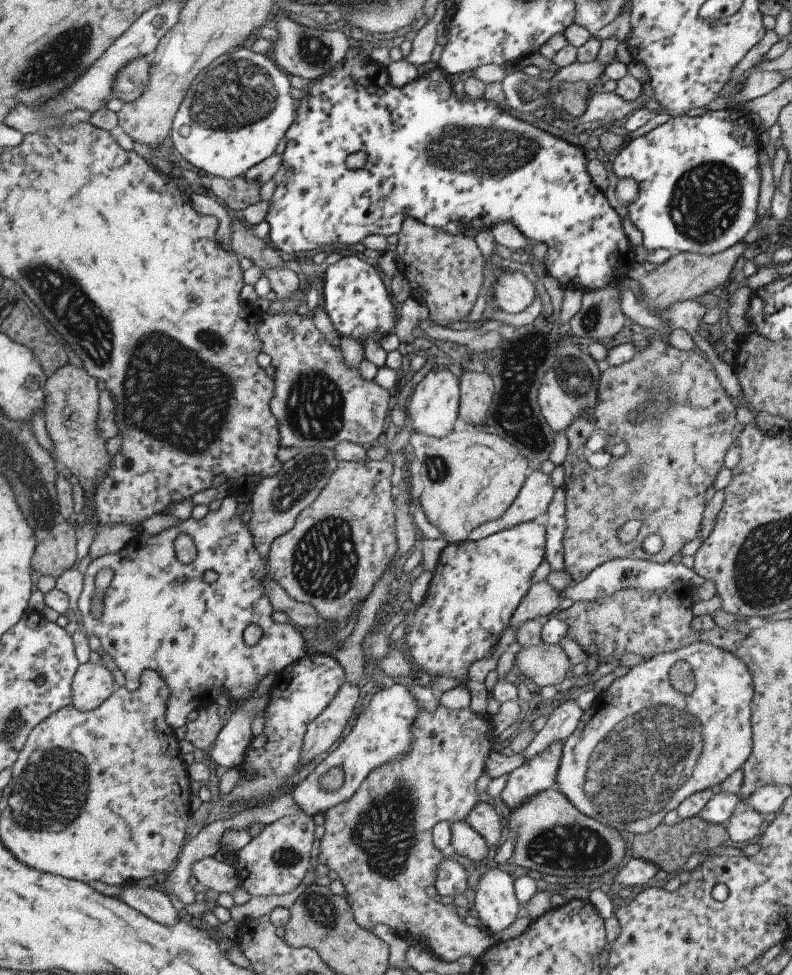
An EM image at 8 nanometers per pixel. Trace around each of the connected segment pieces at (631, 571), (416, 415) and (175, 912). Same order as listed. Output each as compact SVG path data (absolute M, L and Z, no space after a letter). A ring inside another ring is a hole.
M630 558L611 559L596 567L584 580L574 582L572 586L568 586L558 596L558 603L565 598L572 598L573 601L590 602L591 600L596 600L603 596L612 596L614 593L626 589L660 590L676 580L684 581L686 583L691 580L698 586L704 584L706 581L704 577L698 576L692 568L688 568L682 563L655 563L652 561L648 562Z
M440 367L431 369L422 378L416 386L409 410L416 432L439 439L453 431L454 422L459 416L459 382L460 379L449 369Z
M124 886L122 900L130 904L134 910L140 910L148 918L160 924L176 924L181 920L179 910L172 904L169 896L163 891L141 888L140 886Z

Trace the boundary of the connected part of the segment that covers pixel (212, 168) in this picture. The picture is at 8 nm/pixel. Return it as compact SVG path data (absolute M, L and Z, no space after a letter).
M240 48L232 54L219 56L192 81L172 125L172 144L181 156L215 177L231 179L243 175L249 168L274 155L278 142L285 138L294 122L297 103L290 96L289 75L272 58Z

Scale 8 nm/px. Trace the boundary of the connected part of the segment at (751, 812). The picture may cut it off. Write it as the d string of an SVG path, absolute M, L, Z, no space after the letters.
M738 806L725 824L730 839L734 842L755 842L762 834L764 816L752 807Z

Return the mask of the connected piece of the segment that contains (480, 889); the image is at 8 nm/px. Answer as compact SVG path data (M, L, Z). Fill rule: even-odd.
M500 869L486 872L476 887L475 921L491 934L512 926L519 917L520 902L510 875Z

